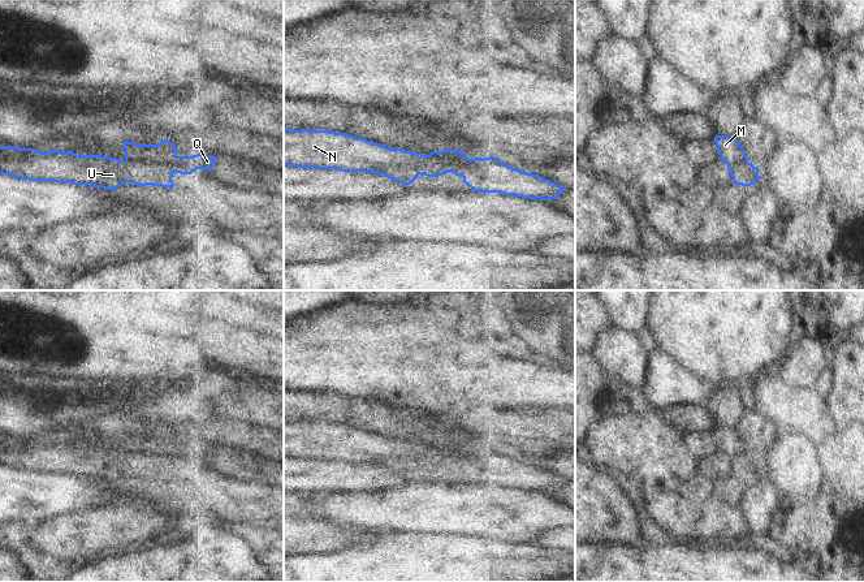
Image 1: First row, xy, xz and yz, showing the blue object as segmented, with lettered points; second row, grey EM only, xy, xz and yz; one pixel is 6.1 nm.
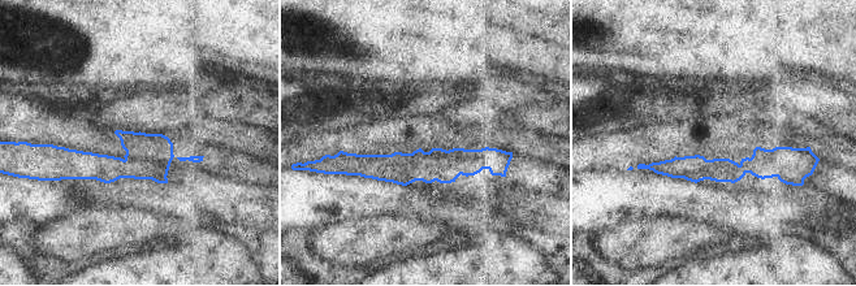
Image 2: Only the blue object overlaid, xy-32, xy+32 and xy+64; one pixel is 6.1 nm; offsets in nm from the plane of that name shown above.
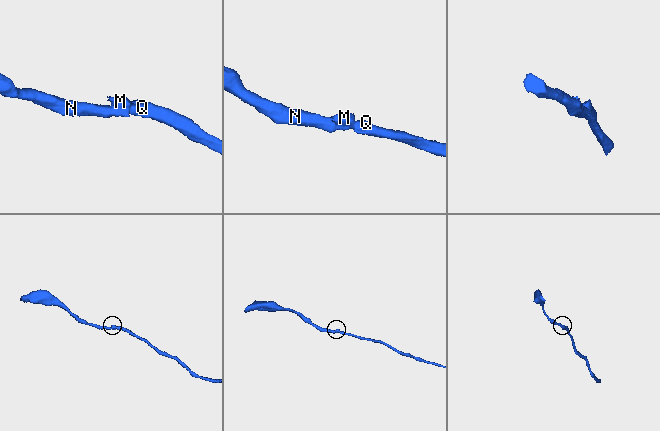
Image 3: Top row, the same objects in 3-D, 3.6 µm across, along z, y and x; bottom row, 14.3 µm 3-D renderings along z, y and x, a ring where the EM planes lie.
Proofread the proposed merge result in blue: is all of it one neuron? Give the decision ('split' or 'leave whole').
split

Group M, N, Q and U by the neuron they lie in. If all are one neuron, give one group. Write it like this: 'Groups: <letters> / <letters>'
Groups: M / N Q U.

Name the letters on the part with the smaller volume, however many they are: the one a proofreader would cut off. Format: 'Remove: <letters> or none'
Remove: M.

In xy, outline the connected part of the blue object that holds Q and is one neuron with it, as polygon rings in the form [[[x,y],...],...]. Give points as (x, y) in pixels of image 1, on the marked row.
[[[196,154],[193,156],[177,156],[174,163],[174,172],[181,174],[191,174],[196,169],[209,172],[216,156],[208,156],[204,154]]]

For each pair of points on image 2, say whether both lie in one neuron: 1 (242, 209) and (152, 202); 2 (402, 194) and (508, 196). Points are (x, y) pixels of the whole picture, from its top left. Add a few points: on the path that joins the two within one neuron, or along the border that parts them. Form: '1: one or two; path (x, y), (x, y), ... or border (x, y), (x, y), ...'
1: one; path (220, 196), (215, 194), (174, 194)
2: two; border (459, 176), (478, 202), (493, 202), (498, 213)

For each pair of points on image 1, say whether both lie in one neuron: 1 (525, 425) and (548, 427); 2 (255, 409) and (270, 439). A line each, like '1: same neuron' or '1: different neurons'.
1: same neuron
2: different neurons

